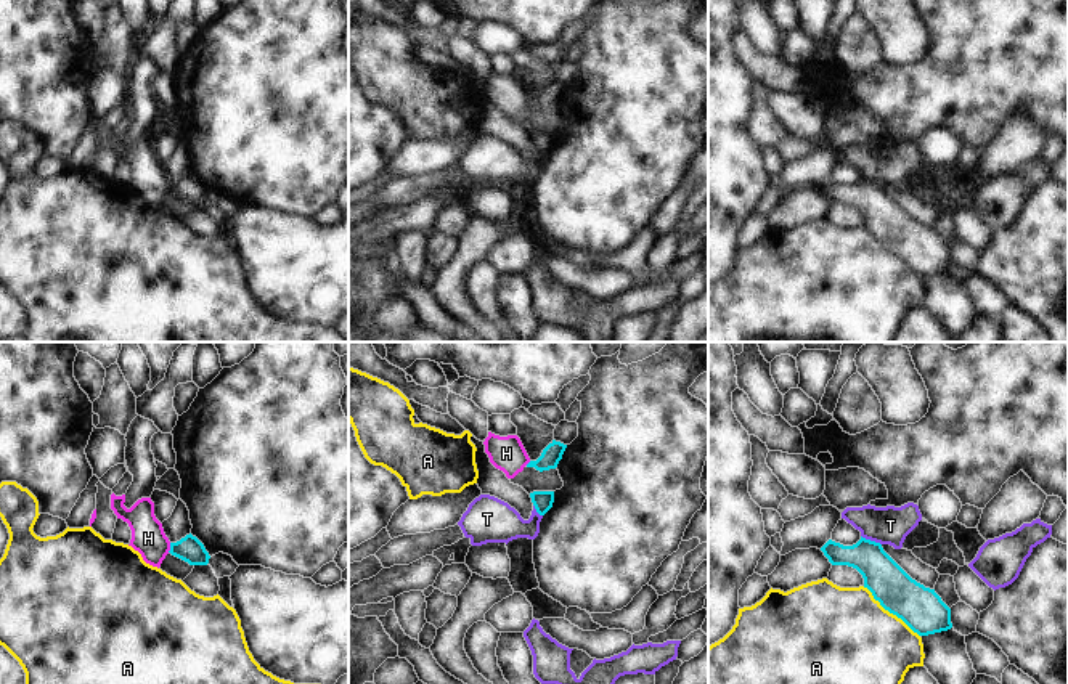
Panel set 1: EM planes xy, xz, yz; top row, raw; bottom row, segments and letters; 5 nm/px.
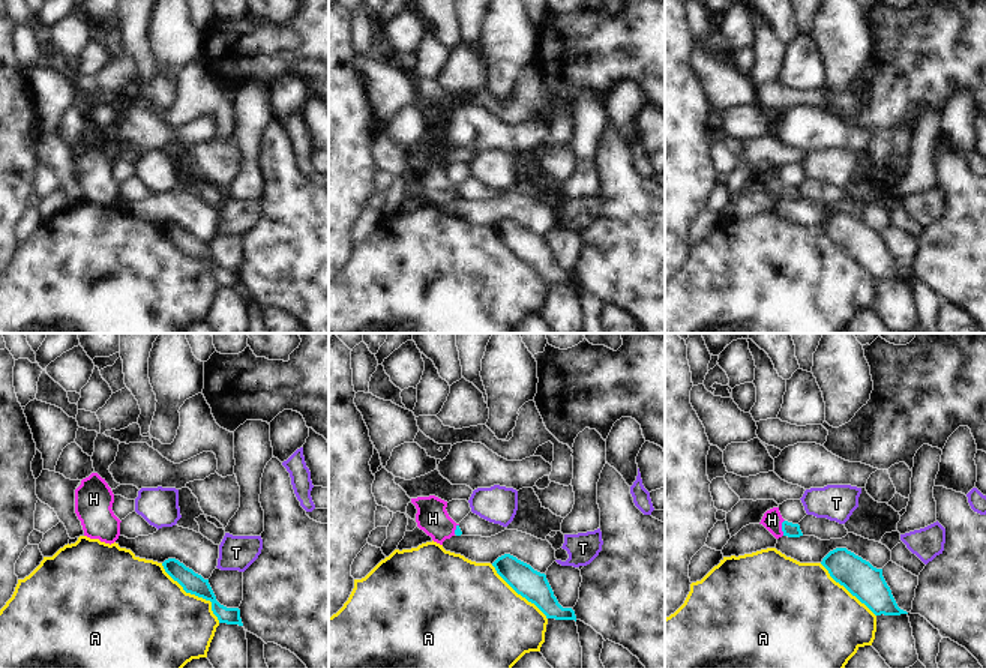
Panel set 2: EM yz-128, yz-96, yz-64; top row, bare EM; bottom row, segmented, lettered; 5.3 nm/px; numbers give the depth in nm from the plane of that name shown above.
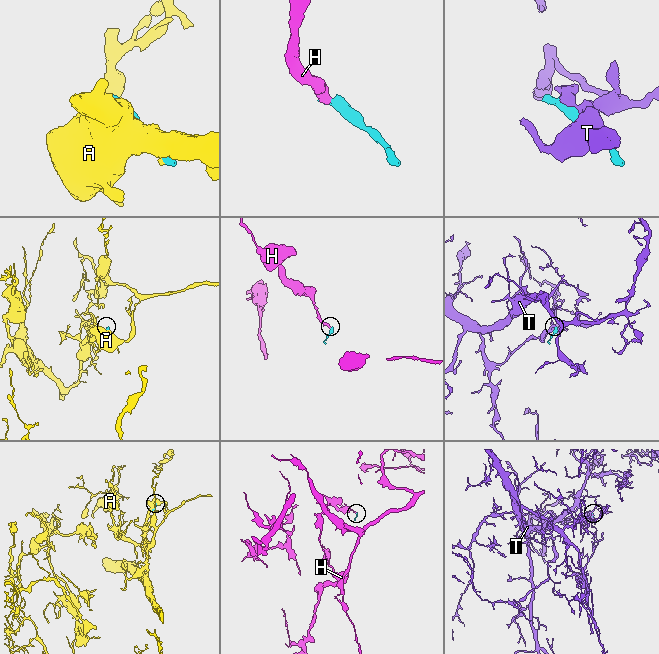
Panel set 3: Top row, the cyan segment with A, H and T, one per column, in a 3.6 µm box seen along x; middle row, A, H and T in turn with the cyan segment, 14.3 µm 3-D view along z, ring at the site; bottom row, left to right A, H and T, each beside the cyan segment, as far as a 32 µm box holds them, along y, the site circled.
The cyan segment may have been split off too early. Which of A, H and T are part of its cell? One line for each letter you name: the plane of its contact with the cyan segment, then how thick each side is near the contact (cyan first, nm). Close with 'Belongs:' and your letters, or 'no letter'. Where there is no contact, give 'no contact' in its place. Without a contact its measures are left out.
H: meets cyan in xy; 130 nm thick on the cyan side, 170 nm on the other
Belongs: H

